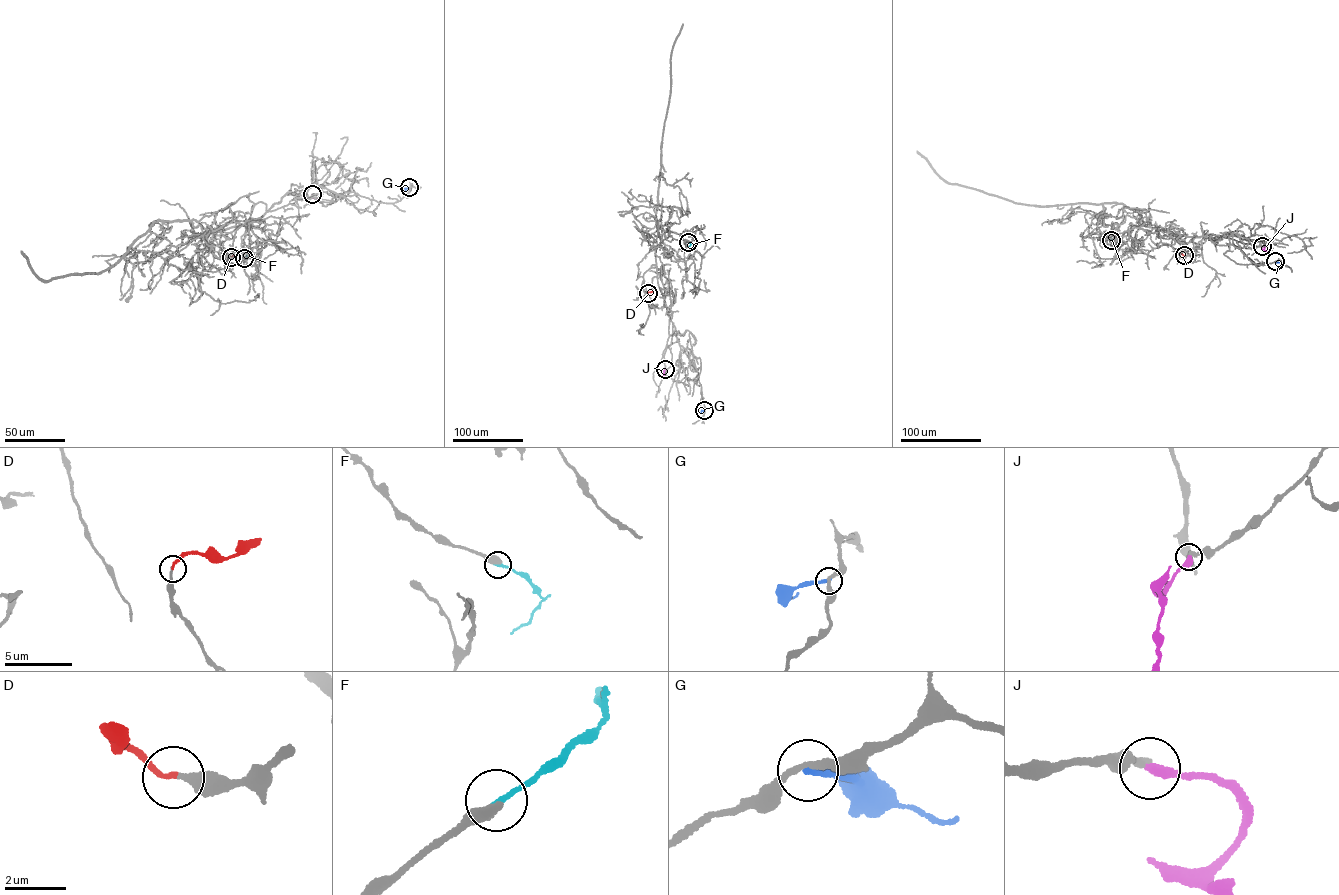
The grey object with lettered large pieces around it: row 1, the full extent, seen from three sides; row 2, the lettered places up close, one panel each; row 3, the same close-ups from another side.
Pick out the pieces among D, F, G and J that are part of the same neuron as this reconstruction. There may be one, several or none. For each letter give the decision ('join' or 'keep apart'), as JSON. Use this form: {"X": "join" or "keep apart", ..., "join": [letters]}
{"D": "join", "F": "keep apart", "G": "keep apart", "J": "join", "join": ["D", "J"]}

